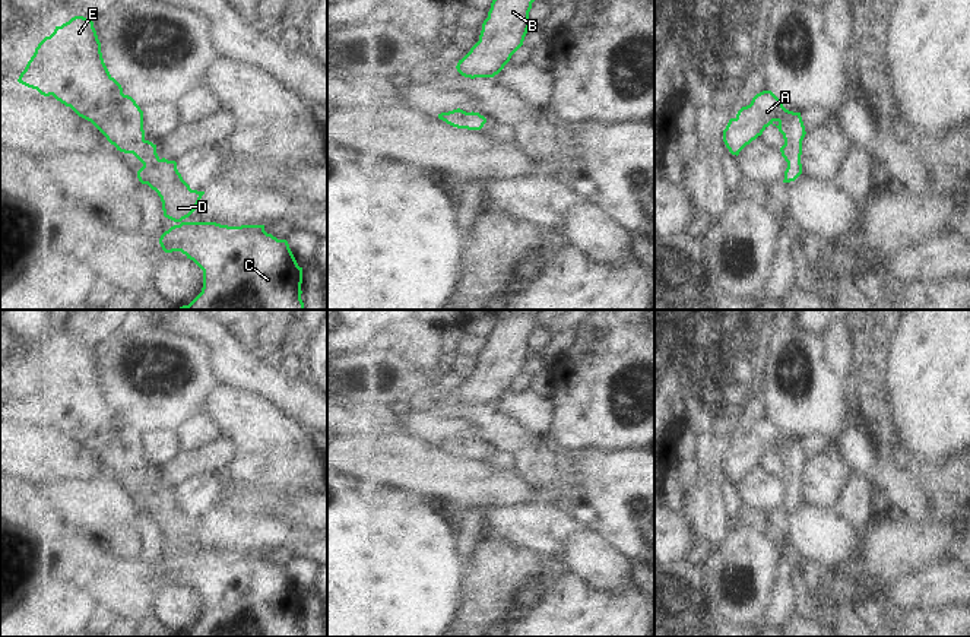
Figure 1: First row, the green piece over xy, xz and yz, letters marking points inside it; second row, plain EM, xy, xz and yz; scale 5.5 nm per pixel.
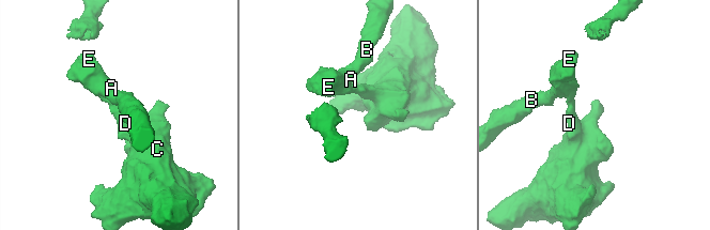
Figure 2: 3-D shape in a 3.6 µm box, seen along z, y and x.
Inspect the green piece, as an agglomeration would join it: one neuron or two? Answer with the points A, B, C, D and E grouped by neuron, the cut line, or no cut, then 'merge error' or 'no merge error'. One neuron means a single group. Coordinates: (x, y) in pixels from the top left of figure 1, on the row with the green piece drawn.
A B C D E; no cut; no merge error

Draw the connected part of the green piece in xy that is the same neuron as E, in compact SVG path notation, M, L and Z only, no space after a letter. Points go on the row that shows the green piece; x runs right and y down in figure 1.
M75 16L61 26L56 26L54 32L38 44L18 82L37 89L44 96L53 95L79 117L91 121L117 150L133 153L143 164L137 171L139 181L158 193L164 216L175 222L159 238L162 250L165 253L181 251L203 270L202 292L188 305L178 310L304 310L301 300L302 267L298 266L286 240L278 240L267 234L264 225L228 226L216 222L184 221L196 210L205 191L191 190L178 172L177 162L161 159L156 145L145 139L143 111L131 96L123 94L121 85L110 75L92 20Z

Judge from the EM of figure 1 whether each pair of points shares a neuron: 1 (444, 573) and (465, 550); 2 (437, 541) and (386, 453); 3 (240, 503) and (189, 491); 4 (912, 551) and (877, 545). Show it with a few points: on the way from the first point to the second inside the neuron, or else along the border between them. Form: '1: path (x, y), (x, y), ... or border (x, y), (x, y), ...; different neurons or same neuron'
1: border (456, 522), (460, 531), (456, 548), (466, 564); different neurons
2: border (376, 479), (418, 493), (428, 500); different neurons
3: border (218, 501), (214, 507); different neurons
4: path (903, 548), (886, 547); same neuron

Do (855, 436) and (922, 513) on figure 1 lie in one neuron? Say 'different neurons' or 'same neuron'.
same neuron

